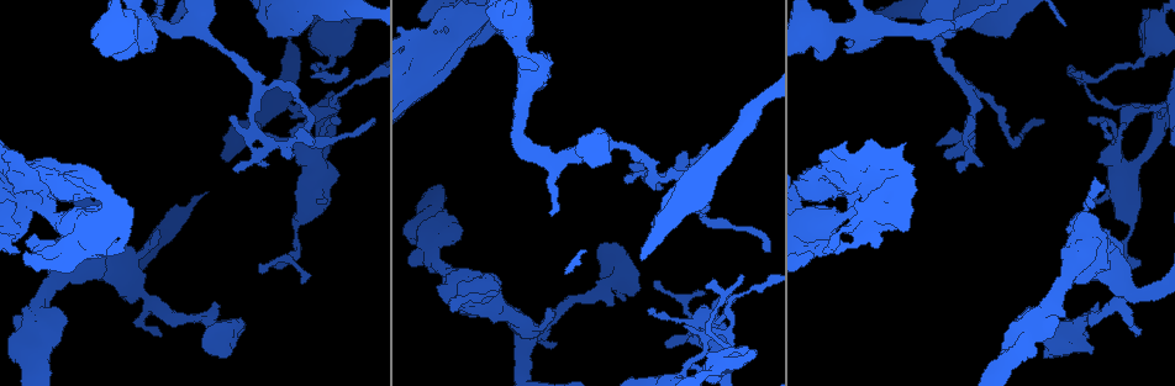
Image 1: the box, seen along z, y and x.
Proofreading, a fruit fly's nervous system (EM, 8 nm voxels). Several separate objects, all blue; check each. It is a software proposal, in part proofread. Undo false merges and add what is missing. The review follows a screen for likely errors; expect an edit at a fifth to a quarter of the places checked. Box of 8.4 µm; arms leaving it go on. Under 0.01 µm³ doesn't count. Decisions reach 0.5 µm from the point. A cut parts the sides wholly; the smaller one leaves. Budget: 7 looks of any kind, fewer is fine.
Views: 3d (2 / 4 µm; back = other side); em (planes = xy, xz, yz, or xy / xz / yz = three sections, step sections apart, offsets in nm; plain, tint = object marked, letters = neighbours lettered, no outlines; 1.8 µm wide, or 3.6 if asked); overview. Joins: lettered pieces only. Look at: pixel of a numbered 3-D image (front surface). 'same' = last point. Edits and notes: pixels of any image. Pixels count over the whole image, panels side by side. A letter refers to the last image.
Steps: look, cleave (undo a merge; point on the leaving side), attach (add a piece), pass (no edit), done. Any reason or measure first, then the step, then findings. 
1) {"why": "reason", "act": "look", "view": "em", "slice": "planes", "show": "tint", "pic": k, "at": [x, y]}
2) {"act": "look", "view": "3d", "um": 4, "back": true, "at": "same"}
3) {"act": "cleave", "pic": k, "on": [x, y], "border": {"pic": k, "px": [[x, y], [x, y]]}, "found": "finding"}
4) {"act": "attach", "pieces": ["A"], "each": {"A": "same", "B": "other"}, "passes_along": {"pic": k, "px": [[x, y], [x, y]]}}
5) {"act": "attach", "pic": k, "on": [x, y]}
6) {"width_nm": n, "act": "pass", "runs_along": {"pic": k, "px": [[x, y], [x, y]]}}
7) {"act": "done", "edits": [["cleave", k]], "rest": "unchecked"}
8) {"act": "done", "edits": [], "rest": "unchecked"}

{"why": "thick turns thin", "act": "look", "view": "em", "slice": "yz", "step": 8, "show": "tint", "pic": 1, "at": [294, 127]}

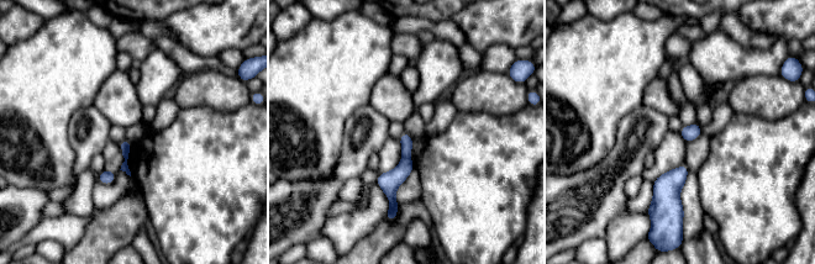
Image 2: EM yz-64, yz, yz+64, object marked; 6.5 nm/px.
{"act": "look", "view": "em", "slice": "planes", "show": "letters", "at": "same"}

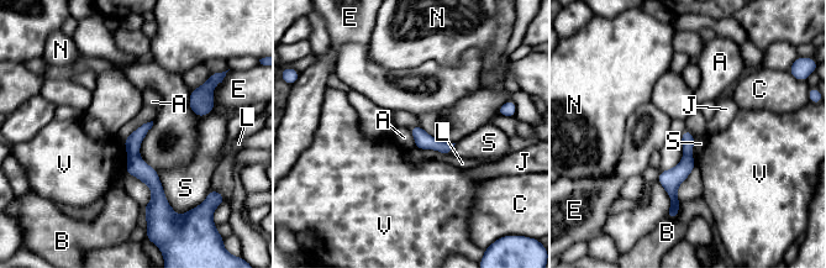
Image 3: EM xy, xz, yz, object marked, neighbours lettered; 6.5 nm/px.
{"width_nm": 80, "act": "cleave", "pic": 3, "on": [136, 166], "each": {"A": "other", "B": "other", "C": "other", "E": "other", "J": "other", "L": "other", "N": "other", "S": "other", "V": "other"}, "border": {"pic": 3, "px": [[138, 154], [135, 154], [127, 162]]}, "found": "a second neuron is stuck on"}

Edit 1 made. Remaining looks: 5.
{"act": "look", "view": "em", "slice": "planes", "show": "letters", "pic": 1, "at": [344, 23]}

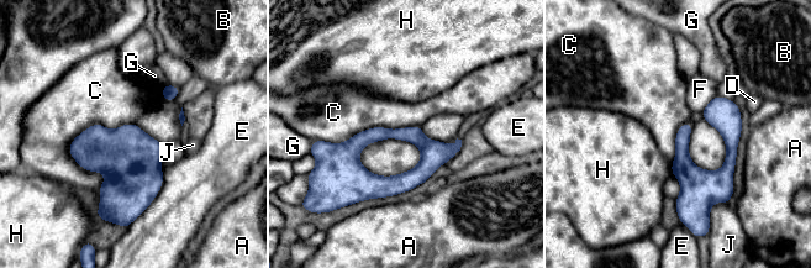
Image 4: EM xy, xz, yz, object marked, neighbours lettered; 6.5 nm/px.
{"act": "pass", "each": {"A": "other", "B": "other", "C": "other", "D": "other", "E": "other", "F": "other", "G": "other", "H": "other", "J": "other"}, "found": "no lettered piece goes on from it"}

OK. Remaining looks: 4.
{"why": "abrupt turn", "act": "look", "view": "em", "slice": "planes", "show": "tint", "pic": 1, "at": [705, 217]}

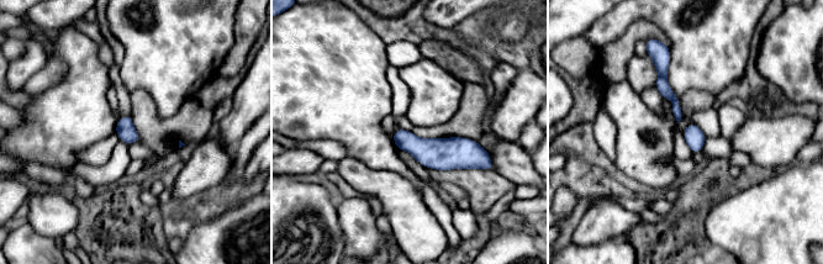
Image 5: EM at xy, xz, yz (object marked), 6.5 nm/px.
{"act": "look", "view": "em", "slice": "planes", "show": "letters", "at": "same"}

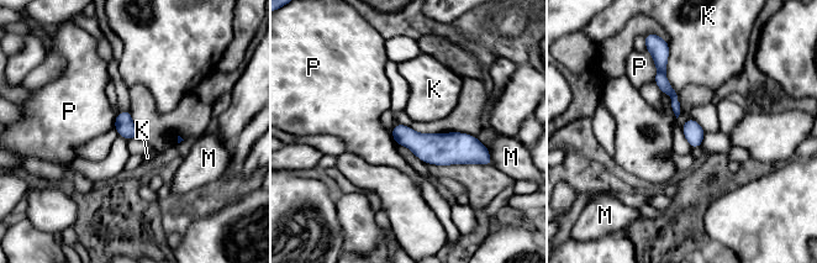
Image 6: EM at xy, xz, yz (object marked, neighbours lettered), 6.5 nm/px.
{"act": "pass", "each": {"K": "other", "M": "other", "P": "other"}, "runs_along": {"pic": 6, "px": [[395, 129], [431, 148], [480, 148]]}, "found": "all the same neuron"}

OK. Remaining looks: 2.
{"act": "done", "edits": [["cleave", 3]], "rest": "unchecked"}

